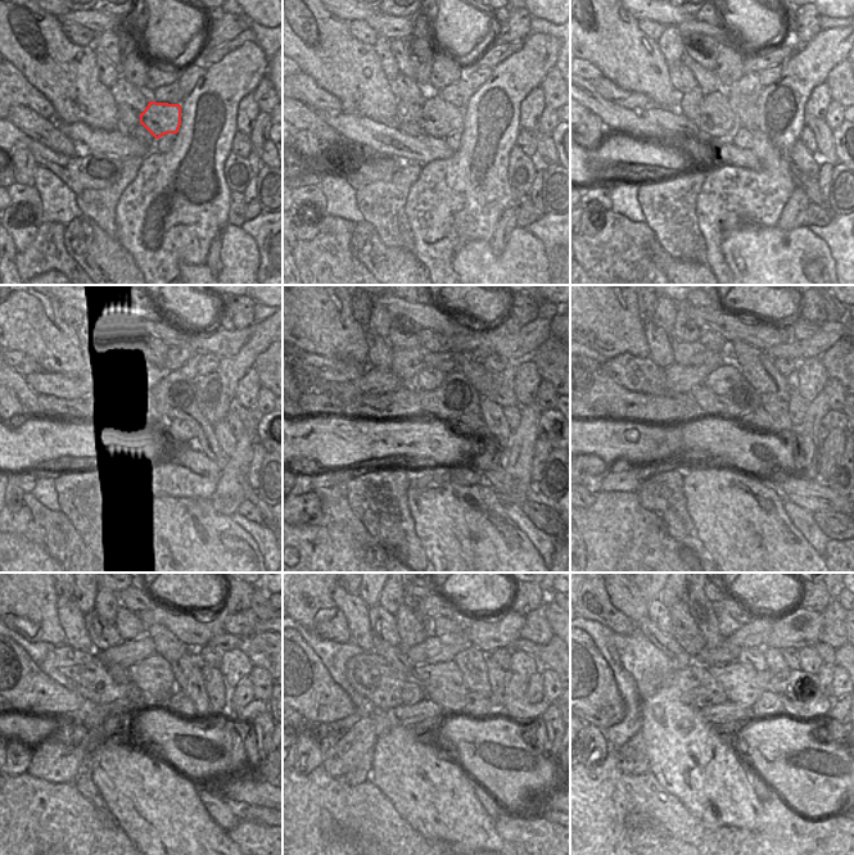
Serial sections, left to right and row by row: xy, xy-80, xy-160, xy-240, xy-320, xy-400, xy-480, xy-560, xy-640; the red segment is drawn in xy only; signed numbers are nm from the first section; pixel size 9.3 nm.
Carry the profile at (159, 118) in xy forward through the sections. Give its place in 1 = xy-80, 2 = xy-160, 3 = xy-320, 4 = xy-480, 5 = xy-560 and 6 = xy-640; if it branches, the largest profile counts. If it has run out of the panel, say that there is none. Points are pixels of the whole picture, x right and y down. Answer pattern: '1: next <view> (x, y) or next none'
1: next xy-80 (438, 118)
2: next xy-160 (713, 116)
3: next xy-320 (402, 403)
4: next xy-480 (21, 681)
5: next xy-560 (308, 688)
6: next xy-640 (596, 700)

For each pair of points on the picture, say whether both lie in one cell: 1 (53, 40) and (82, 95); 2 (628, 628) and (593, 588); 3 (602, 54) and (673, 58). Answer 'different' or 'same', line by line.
1: same
2: same
3: different

